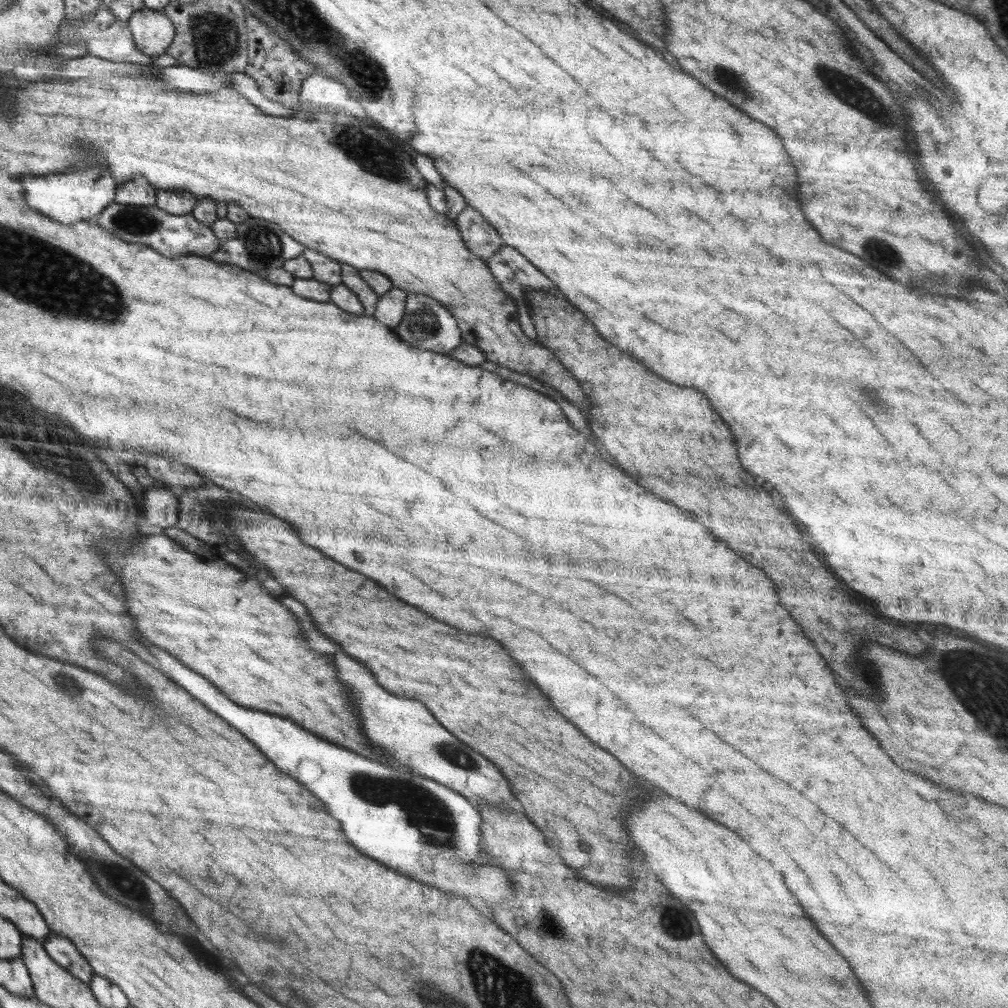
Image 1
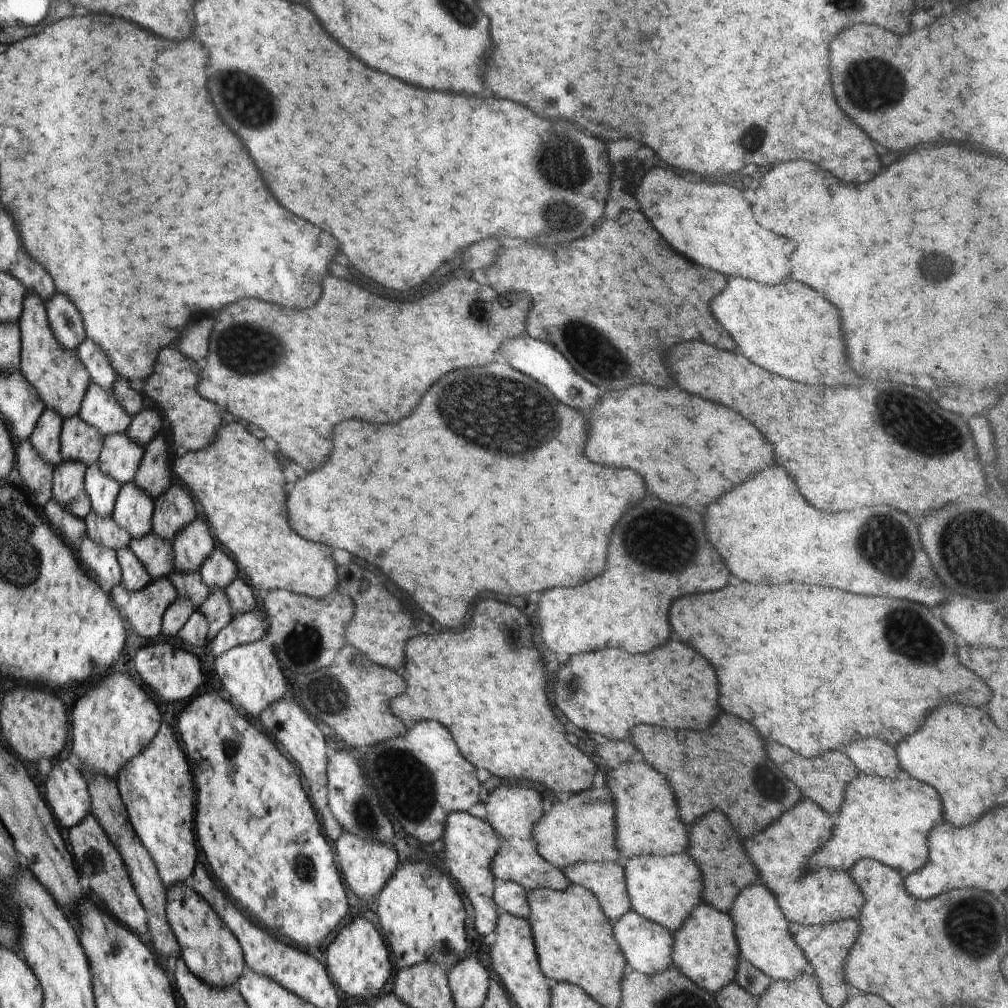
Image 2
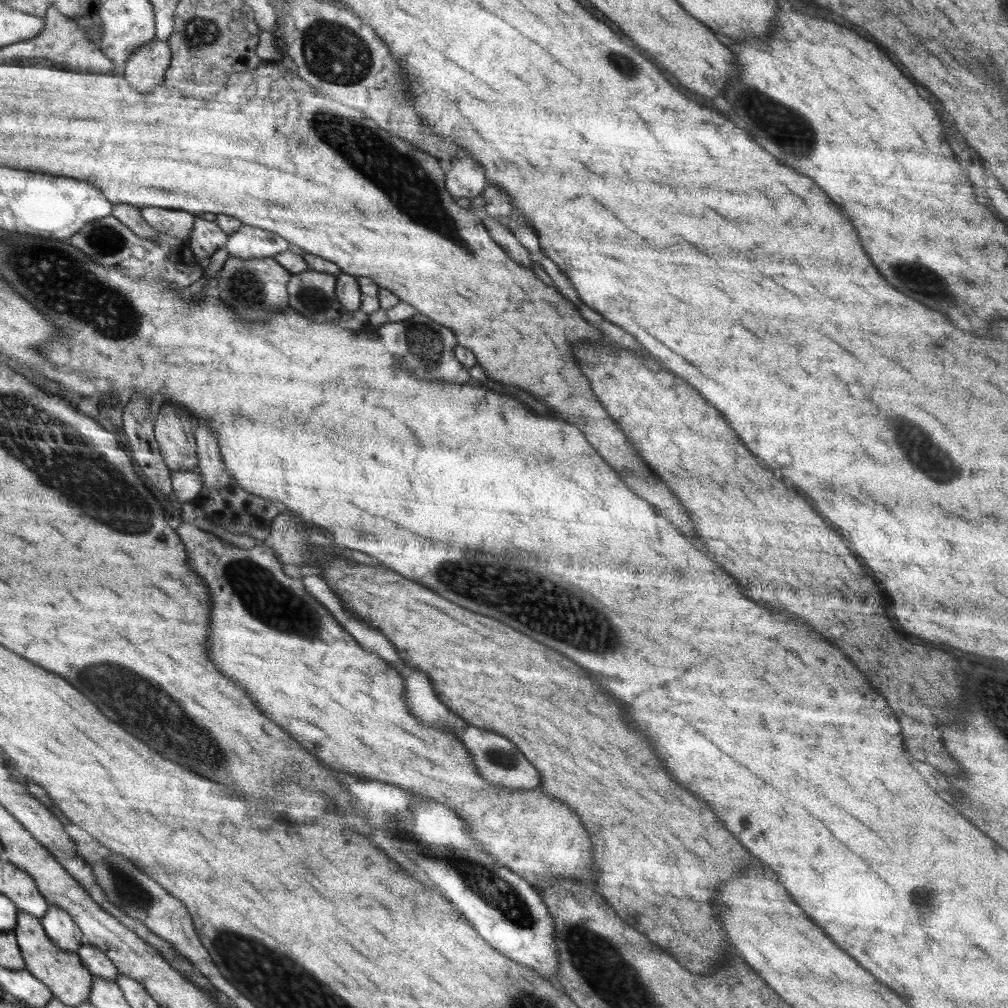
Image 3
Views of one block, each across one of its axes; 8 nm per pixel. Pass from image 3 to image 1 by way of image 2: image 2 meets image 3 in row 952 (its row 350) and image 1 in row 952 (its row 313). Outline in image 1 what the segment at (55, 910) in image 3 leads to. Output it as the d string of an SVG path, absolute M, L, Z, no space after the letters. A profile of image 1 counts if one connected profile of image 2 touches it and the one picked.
M50 933L46 936L43 943L49 955L57 961L64 969L68 969L74 977L82 980L84 984L90 984L94 974L93 968L88 964L88 961L80 952L78 948L64 936L54 936Z

